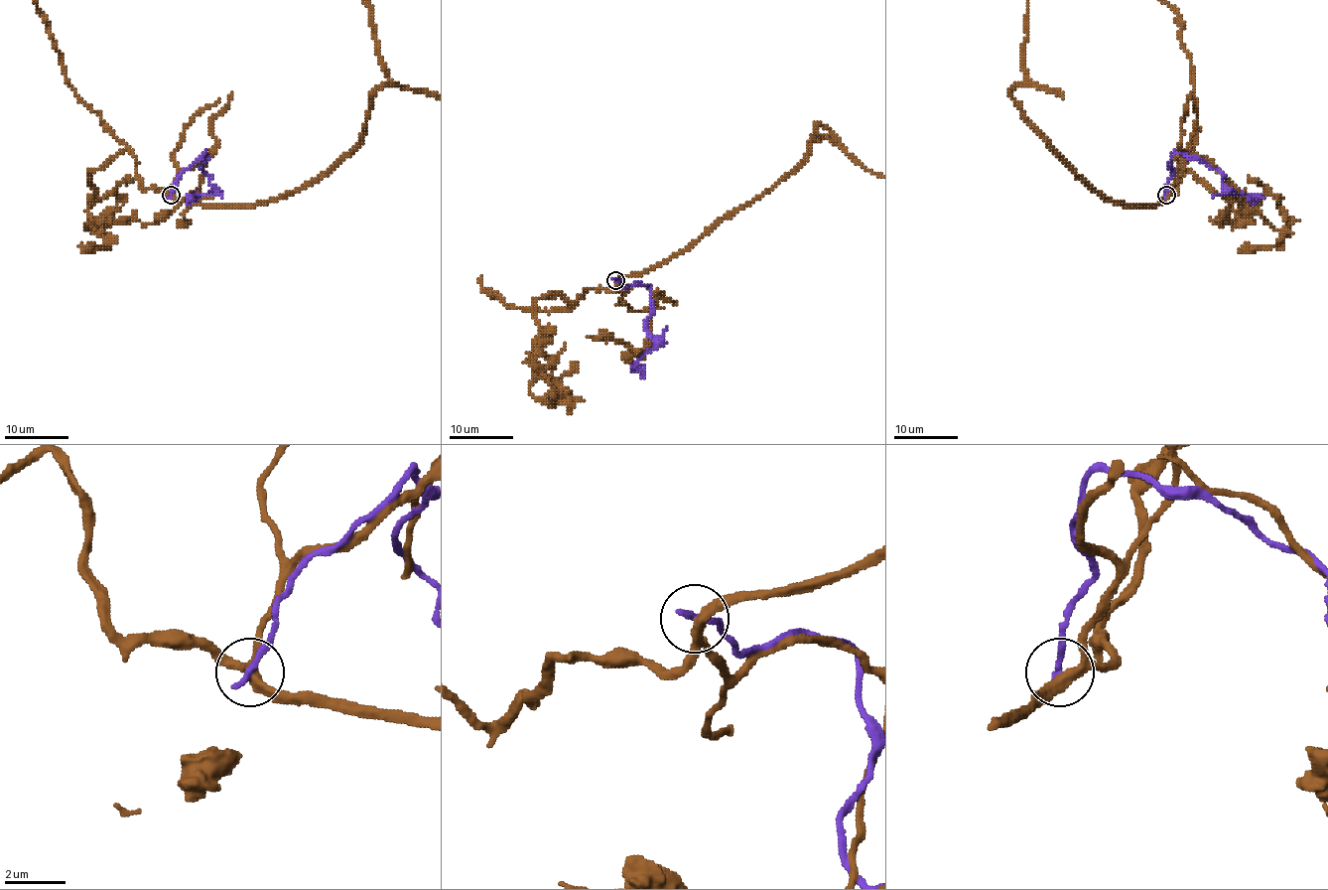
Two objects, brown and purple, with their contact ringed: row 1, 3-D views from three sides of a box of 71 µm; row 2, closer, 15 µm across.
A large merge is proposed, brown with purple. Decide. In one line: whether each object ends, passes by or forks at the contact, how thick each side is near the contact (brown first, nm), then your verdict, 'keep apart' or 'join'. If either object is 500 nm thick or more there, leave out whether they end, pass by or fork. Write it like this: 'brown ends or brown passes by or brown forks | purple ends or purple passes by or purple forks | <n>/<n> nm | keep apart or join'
brown forks | purple ends | 280/260 nm | keep apart

